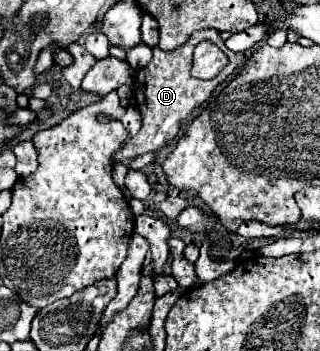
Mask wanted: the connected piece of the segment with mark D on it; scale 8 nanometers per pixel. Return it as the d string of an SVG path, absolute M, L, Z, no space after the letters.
M209 28L209 30L201 30L201 32L195 32L193 38L189 38L189 44L183 44L181 48L173 50L173 52L165 52L161 48L153 48L153 58L147 66L139 68L137 74L135 74L135 82L133 82L133 94L135 94L135 100L137 100L137 108L141 112L141 118L143 118L143 126L139 130L137 136L131 136L127 140L127 144L117 152L113 154L113 162L129 162L137 156L145 154L145 152L157 152L159 148L165 146L165 142L171 142L179 128L181 128L181 122L191 116L195 112L197 106L201 106L205 100L211 98L213 90L225 82L229 76L235 74L235 70L245 64L245 52L233 52L233 50L227 50L225 54L229 56L229 66L213 80L205 82L205 80L197 80L197 78L191 78L191 64L193 64L193 48L201 42L201 40L213 40L215 44L221 44L225 42L221 38L221 32Z

